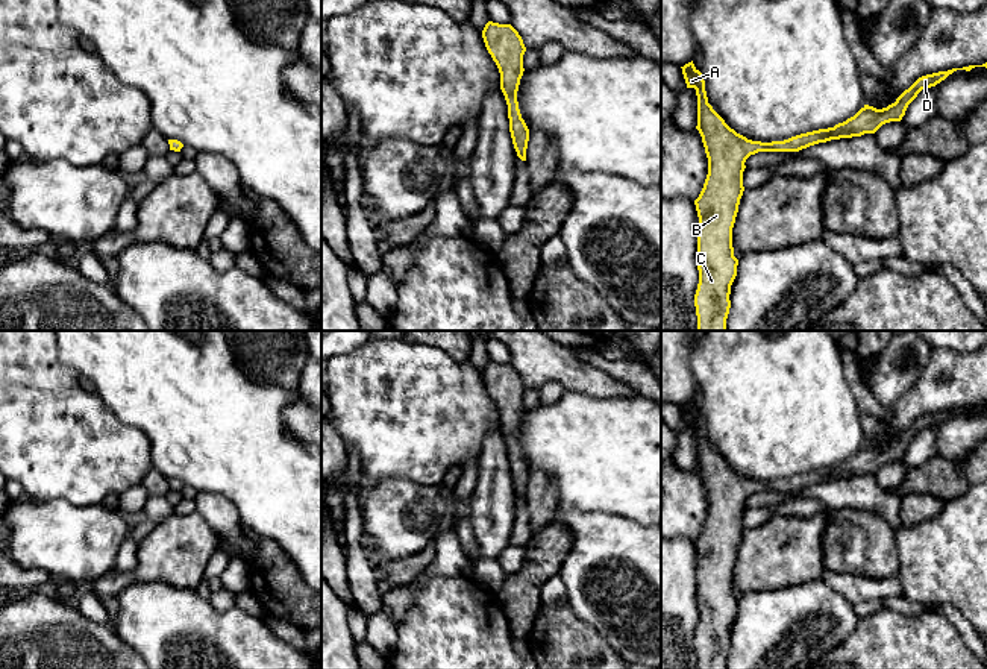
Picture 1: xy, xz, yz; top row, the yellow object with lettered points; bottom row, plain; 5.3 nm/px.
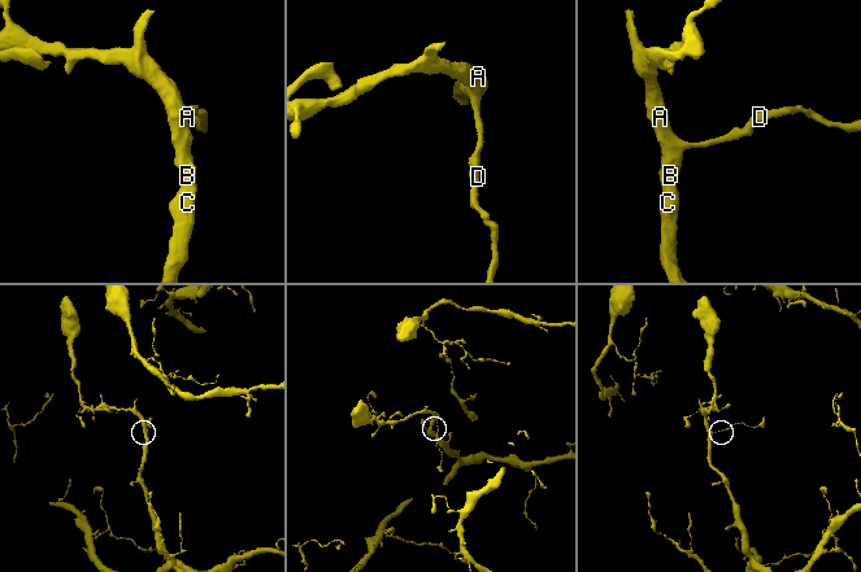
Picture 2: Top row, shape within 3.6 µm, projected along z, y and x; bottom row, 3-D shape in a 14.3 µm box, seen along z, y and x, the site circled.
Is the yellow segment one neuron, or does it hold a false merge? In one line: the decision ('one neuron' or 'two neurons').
two neurons

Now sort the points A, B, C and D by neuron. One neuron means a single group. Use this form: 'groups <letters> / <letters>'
groups A B C / D

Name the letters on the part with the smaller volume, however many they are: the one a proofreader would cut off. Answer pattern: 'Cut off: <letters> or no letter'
Cut off: D

